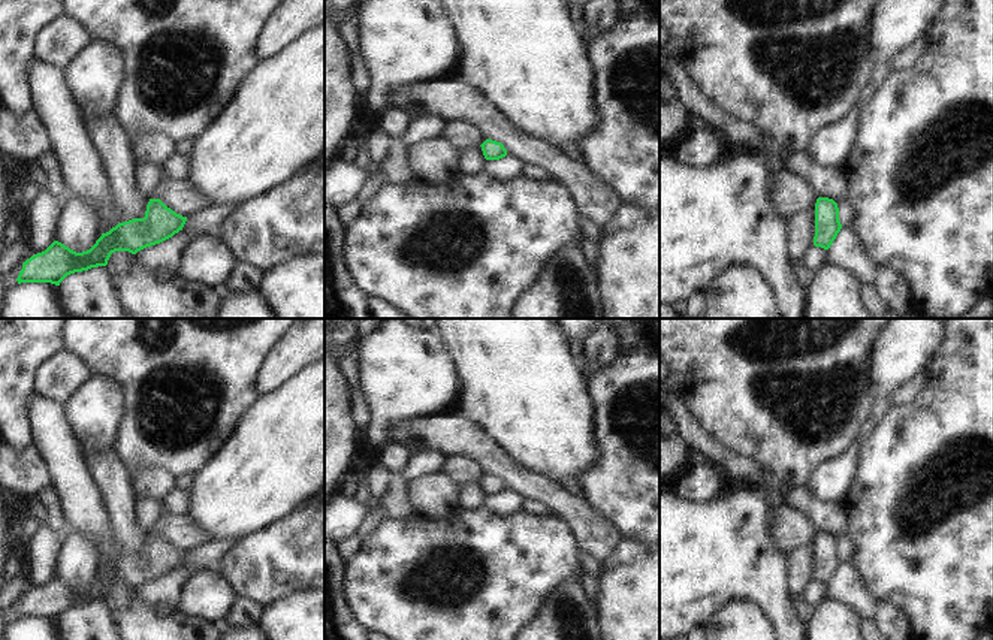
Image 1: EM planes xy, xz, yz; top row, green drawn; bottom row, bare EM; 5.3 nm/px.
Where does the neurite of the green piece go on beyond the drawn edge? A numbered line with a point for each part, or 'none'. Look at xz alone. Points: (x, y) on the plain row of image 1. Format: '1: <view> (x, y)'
none

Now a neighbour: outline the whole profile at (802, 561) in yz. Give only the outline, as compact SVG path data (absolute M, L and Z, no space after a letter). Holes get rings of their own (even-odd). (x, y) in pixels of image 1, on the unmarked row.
M812 534L805 546L788 555L788 588L793 597L803 595L806 585L814 580L815 538L817 534Z

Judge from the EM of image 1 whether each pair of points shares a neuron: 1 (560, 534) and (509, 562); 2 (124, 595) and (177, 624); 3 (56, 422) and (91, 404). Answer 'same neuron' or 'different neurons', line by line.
1: same neuron
2: same neuron
3: different neurons

